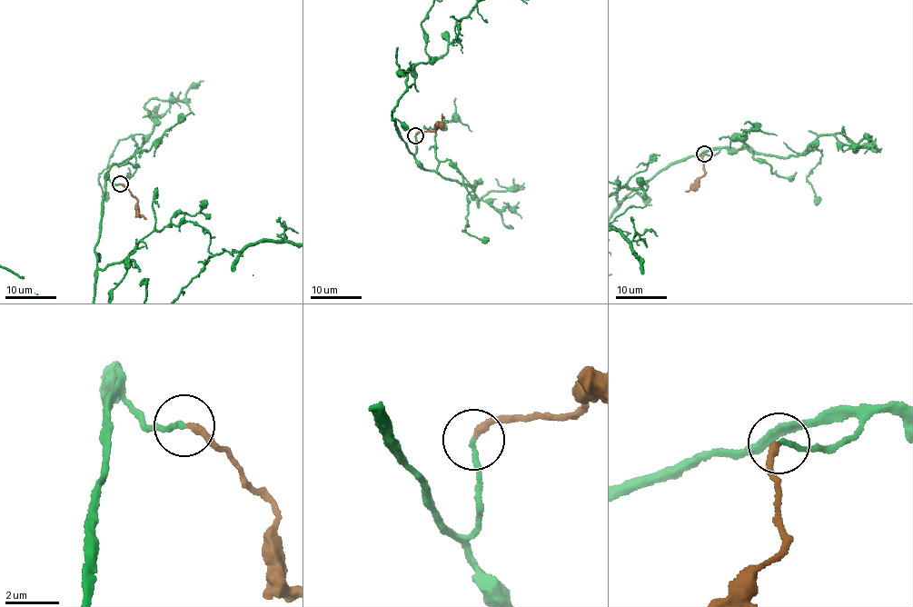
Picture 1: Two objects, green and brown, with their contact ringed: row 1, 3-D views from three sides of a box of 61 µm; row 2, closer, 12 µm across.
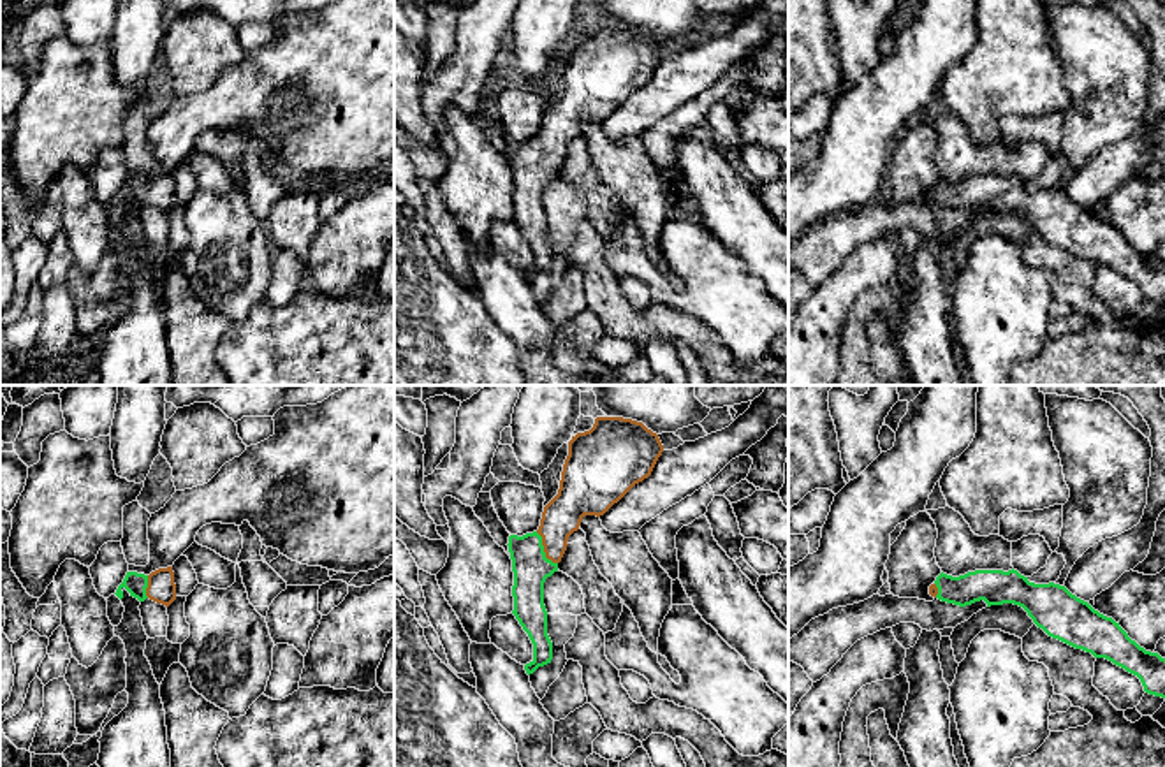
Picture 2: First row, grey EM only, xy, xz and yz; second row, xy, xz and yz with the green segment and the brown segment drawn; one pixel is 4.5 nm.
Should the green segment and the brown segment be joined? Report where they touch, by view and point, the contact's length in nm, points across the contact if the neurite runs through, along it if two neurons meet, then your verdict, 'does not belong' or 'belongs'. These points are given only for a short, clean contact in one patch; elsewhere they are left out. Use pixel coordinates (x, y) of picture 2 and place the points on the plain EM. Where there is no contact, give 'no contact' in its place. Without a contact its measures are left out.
xz (542, 155) | 180 nm | across xz (530, 173), (542, 155), (562, 122) | belongs

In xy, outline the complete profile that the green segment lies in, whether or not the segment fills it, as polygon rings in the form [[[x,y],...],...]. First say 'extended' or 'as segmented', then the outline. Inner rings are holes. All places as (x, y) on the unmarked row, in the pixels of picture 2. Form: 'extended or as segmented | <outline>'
extended | [[[172,172],[158,174],[150,181],[127,178],[123,188],[116,195],[116,202],[121,206],[127,195],[130,202],[144,208],[146,204],[169,213],[176,206],[176,190]]]

